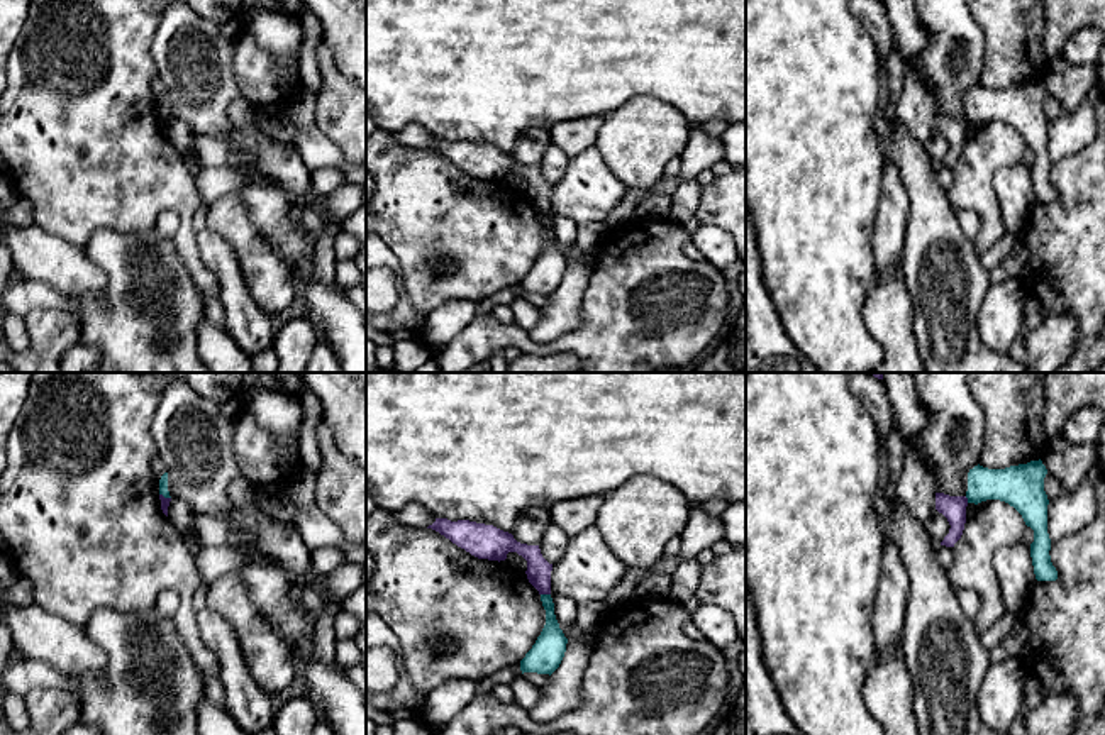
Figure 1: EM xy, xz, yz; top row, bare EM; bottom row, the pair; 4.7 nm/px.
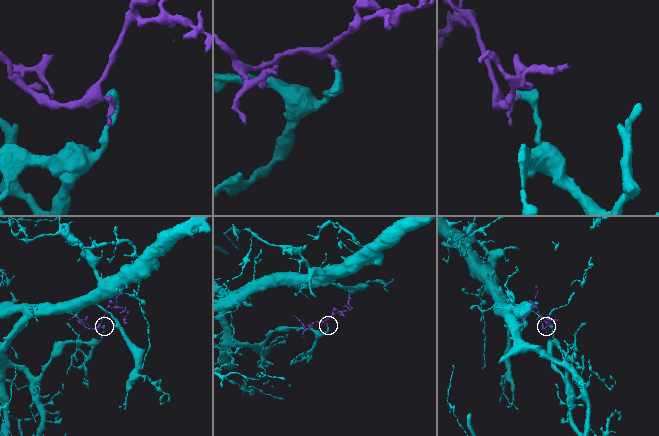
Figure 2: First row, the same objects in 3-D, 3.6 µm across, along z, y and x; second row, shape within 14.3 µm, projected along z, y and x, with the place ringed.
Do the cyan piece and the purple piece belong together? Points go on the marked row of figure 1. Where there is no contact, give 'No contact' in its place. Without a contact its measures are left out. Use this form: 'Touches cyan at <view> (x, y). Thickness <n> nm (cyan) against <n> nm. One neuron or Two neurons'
Touches cyan at xz (546, 595). Thickness 150 nm (cyan) against 110 nm. Two neurons

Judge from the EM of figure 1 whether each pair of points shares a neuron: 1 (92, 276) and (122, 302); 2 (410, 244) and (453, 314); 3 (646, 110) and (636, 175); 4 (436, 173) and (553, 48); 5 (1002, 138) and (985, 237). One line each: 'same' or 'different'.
1: different
2: different
3: same
4: different
5: same

